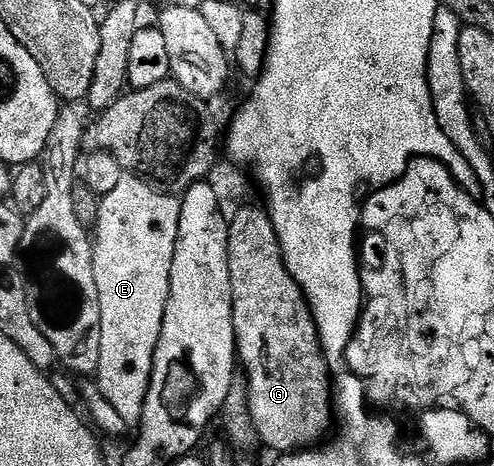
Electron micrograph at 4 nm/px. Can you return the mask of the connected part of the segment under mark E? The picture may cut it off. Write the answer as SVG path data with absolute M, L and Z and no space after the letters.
M124 172L123 178L117 182L116 189L109 191L109 195L98 198L97 204L99 204L99 214L95 217L95 233L93 229L93 279L97 279L97 295L101 299L101 359L99 360L97 382L105 399L113 405L114 410L127 421L128 426L135 427L143 420L145 399L153 371L153 359L165 319L165 307L169 303L169 279L171 278L173 255L177 247L177 227L181 223L181 200L178 196L155 189L148 181L142 181L133 173Z

